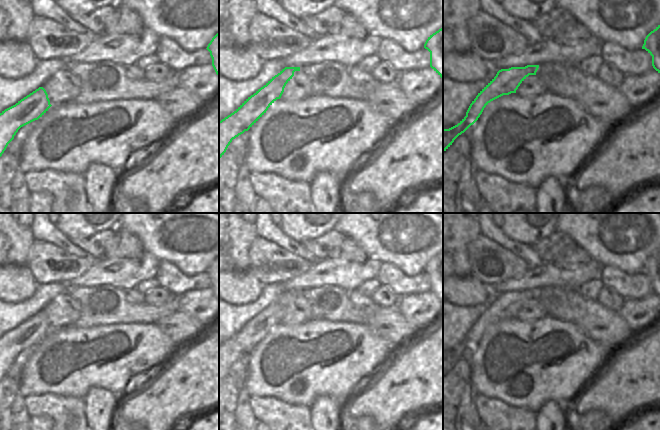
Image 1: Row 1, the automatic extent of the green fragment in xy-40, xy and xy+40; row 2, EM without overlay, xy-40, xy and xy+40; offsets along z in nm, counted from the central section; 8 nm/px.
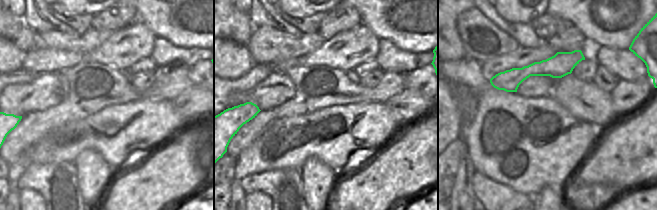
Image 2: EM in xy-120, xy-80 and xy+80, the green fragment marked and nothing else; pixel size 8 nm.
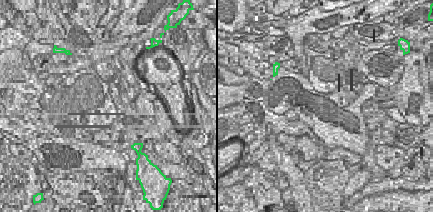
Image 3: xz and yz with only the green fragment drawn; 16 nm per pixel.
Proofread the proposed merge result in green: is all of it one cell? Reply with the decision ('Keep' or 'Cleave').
Keep

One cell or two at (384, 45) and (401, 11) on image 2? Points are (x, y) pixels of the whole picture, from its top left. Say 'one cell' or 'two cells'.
two cells

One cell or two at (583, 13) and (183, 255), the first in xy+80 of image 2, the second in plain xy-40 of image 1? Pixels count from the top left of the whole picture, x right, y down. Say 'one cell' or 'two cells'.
one cell

